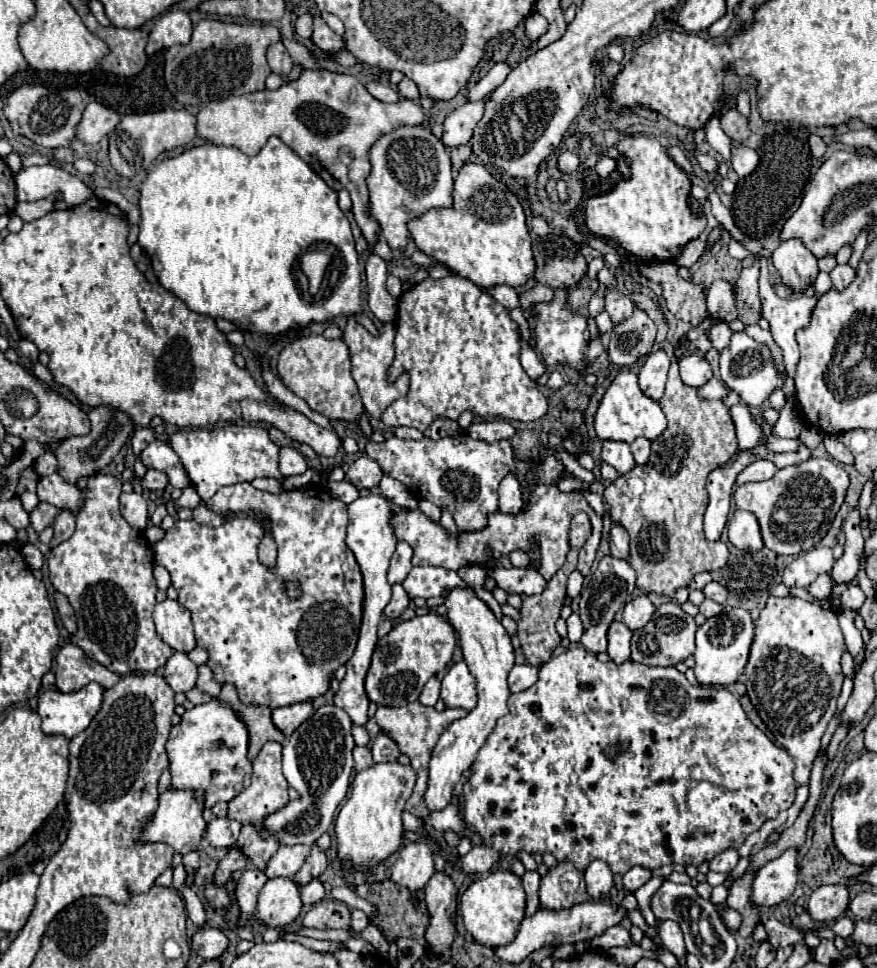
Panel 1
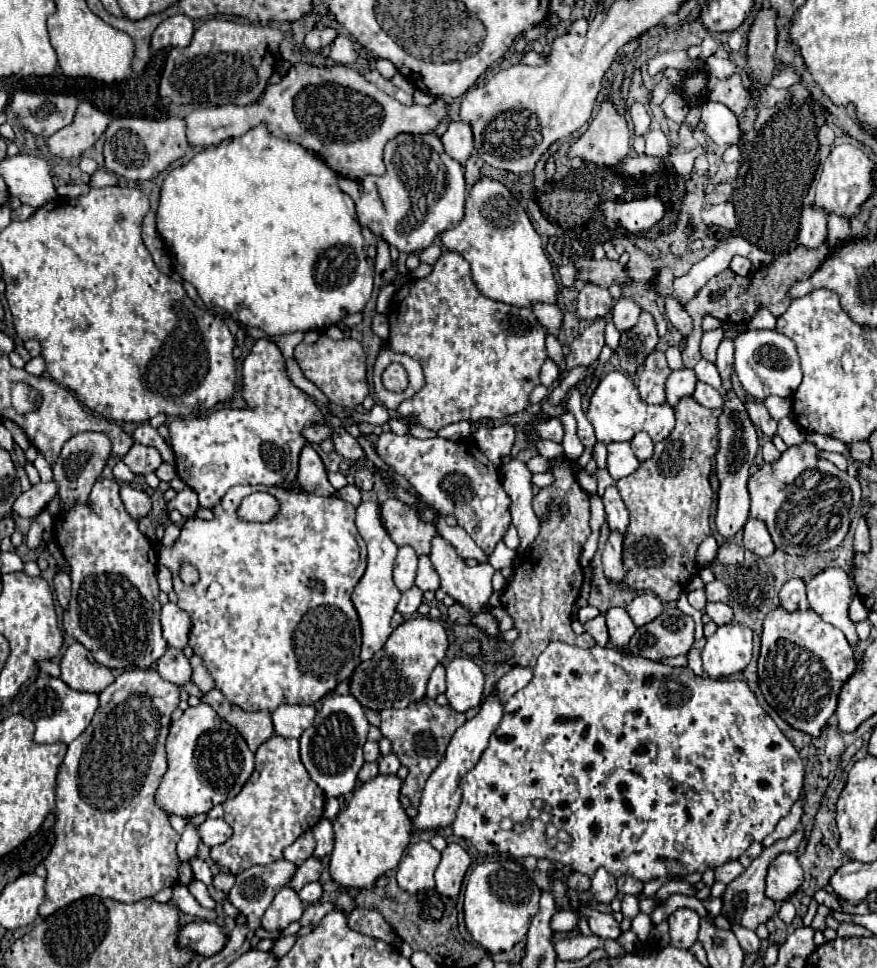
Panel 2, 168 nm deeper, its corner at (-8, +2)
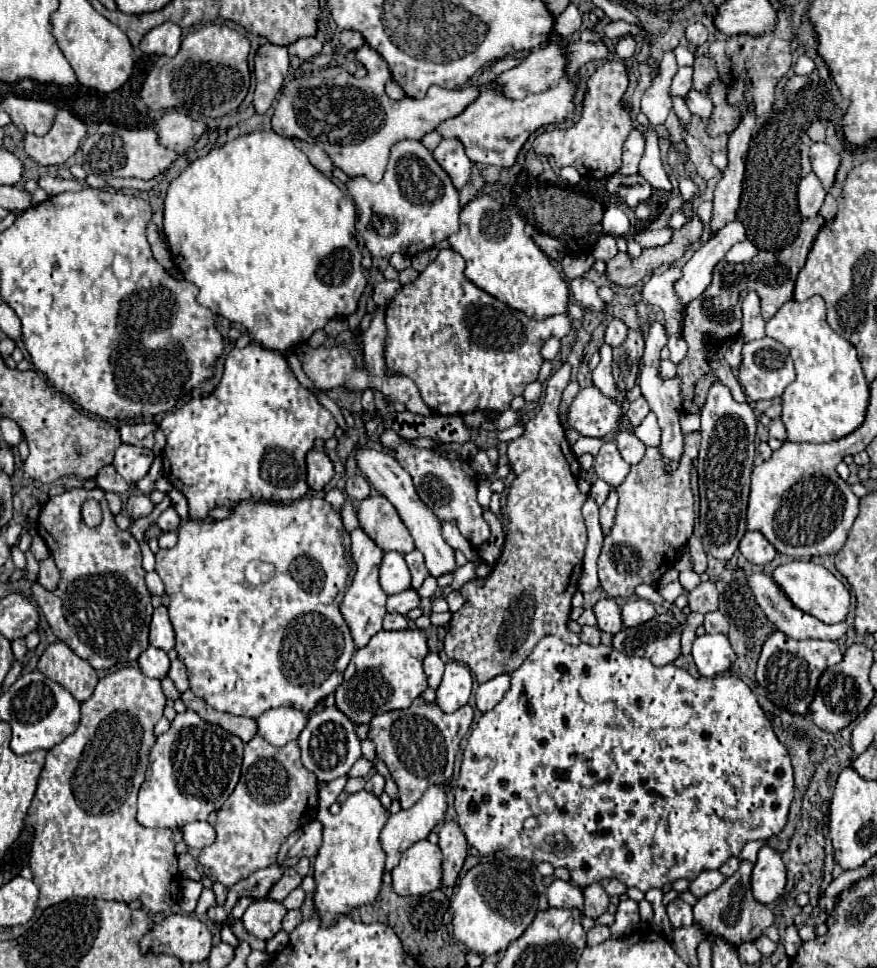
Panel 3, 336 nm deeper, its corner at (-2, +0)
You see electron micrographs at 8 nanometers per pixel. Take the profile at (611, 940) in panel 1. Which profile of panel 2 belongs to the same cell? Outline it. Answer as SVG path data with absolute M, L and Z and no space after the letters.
M585 909L583 915L587 915L589 927L595 935L599 935L603 939L619 939L621 929L619 929L619 923L611 915L605 915L605 913L599 913L593 909Z

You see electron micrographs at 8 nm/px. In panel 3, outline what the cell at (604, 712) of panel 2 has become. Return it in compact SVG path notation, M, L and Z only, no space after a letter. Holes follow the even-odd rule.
M545 635L533 649L533 653L523 661L521 667L517 667L513 673L511 673L511 687L509 691L503 695L503 699L487 713L481 715L481 719L477 721L477 727L471 731L469 739L467 739L467 747L463 751L463 761L461 761L461 773L459 773L459 779L457 779L457 791L455 791L455 811L457 811L457 821L459 825L463 827L463 833L467 837L467 841L481 853L481 855L491 855L491 853L497 853L497 851L503 851L511 857L519 857L519 859L525 859L529 863L541 863L541 861L549 861L553 867L567 867L569 873L571 873L571 883L577 885L579 889L585 889L587 885L599 881L599 879L619 879L623 881L627 887L637 887L641 889L643 893L653 889L653 887L663 887L667 883L673 883L677 879L689 879L693 881L701 871L707 871L707 869L719 869L729 857L737 857L743 849L743 845L747 841L753 841L753 839L769 839L769 837L775 837L787 823L787 813L789 813L789 805L793 801L793 767L791 767L791 761L789 761L789 753L787 749L779 743L779 739L775 737L773 733L773 727L769 723L769 719L765 717L765 713L761 711L753 691L747 687L747 683L743 683L739 677L733 677L733 675L715 675L715 677L699 677L699 679L693 679L685 669L679 669L675 667L673 663L669 665L663 665L663 667L655 667L649 659L645 657L627 657L619 651L615 651L611 645L569 645L565 641L561 641L559 637L555 635ZM529 817L535 817L537 819L537 825L533 829L523 829L523 821L529 819Z

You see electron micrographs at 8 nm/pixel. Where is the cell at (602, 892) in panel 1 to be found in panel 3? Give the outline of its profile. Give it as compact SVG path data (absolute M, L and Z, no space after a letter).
M593 883L593 885L585 887L583 895L585 895L585 915L587 917L597 919L599 915L603 915L607 911L609 895L603 891L603 887L599 883Z

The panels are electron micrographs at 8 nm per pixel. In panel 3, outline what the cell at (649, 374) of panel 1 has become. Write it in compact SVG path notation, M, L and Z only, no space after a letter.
M639 397L639 399L629 403L629 409L625 411L625 419L629 421L631 429L635 429L645 419L647 413L649 413L649 405L647 405L647 401L643 397Z

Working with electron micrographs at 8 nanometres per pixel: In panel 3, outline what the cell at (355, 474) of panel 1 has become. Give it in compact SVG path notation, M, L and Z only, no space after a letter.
M353 475L347 479L347 485L345 485L345 491L347 491L347 497L351 499L357 499L357 501L363 501L365 497L369 497L369 483L363 475Z

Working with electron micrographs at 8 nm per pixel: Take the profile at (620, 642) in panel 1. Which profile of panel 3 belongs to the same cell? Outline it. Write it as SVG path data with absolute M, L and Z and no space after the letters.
M607 597L607 599L599 599L593 607L595 615L597 615L597 625L601 631L605 633L611 633L615 635L615 631L621 631L623 629L623 623L621 623L621 609L617 605L615 599Z

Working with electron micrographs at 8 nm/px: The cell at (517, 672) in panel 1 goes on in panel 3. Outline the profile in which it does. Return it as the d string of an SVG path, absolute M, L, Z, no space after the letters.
M503 673L503 675L497 675L497 677L485 681L483 685L479 685L479 689L475 693L477 709L481 713L493 709L499 703L499 699L503 699L503 695L507 693L509 683L511 683L511 677L507 673Z

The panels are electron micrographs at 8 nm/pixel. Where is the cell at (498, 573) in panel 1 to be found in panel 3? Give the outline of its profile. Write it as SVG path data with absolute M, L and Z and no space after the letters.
M387 429L381 435L381 443L389 449L395 451L395 459L401 463L401 467L413 477L417 495L421 497L421 501L435 513L435 517L445 523L453 523L459 527L459 531L463 533L463 537L475 547L479 549L483 545L483 541L489 539L491 531L489 525L483 519L483 509L477 503L477 483L475 483L475 473L469 467L467 461L455 459L449 461L441 455L437 455L433 449L419 449L419 447L411 447L405 439L401 439L395 431Z

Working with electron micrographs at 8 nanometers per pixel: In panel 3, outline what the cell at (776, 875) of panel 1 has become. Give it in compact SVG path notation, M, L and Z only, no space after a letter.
M767 845L759 849L751 873L751 891L759 903L773 903L785 889L785 867L779 853Z

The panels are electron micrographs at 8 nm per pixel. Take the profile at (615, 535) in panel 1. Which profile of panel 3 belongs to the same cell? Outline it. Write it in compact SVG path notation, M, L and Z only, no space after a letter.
M595 479L593 485L591 485L591 491L589 491L589 497L595 499L597 505L603 505L607 495L609 495L609 491L611 491L611 487L607 483L603 483L603 479Z

